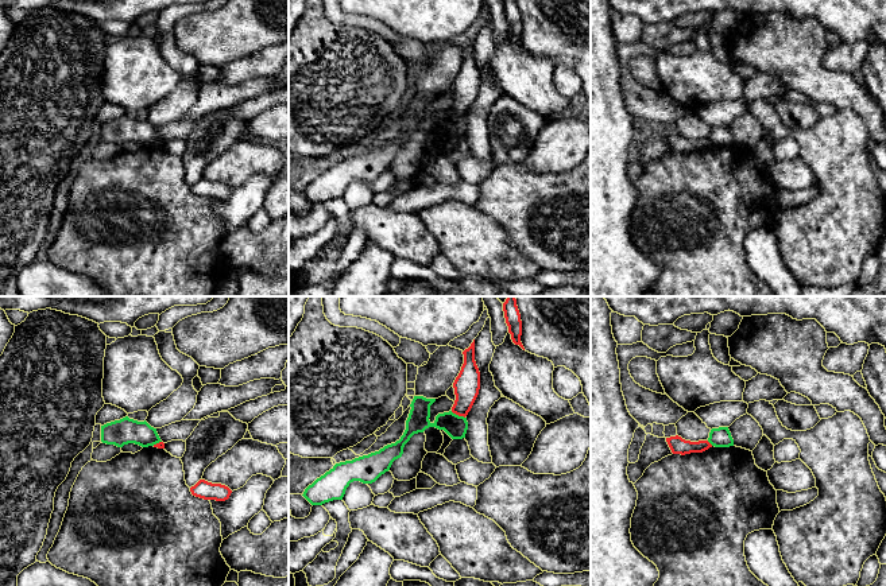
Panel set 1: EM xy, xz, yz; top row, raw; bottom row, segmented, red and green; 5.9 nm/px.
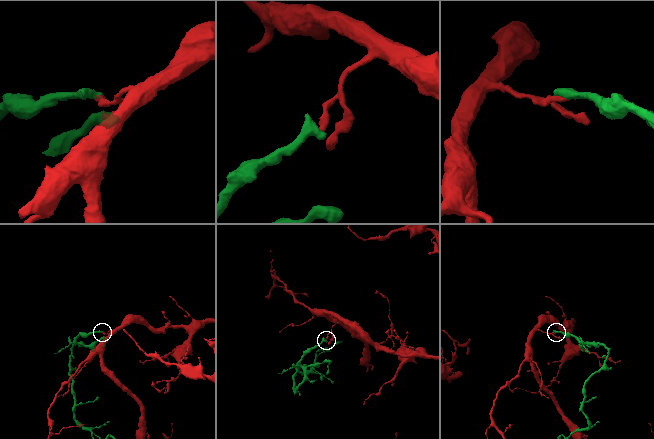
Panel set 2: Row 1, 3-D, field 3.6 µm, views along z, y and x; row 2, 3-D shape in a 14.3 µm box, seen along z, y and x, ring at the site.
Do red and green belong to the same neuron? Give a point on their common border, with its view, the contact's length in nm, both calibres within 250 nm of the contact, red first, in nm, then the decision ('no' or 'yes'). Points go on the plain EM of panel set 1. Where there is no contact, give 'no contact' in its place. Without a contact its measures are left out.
xz (457, 112) | 100 nm | 160/140 nm | no

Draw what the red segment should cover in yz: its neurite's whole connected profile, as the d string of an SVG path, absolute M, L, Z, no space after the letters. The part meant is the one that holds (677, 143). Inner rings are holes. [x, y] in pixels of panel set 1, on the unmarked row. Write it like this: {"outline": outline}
{"outline": "M678 133L666 136L666 140L673 152L681 152L681 154L690 151L703 151L709 145L712 145L712 143L708 139L690 140L682 137Z"}

